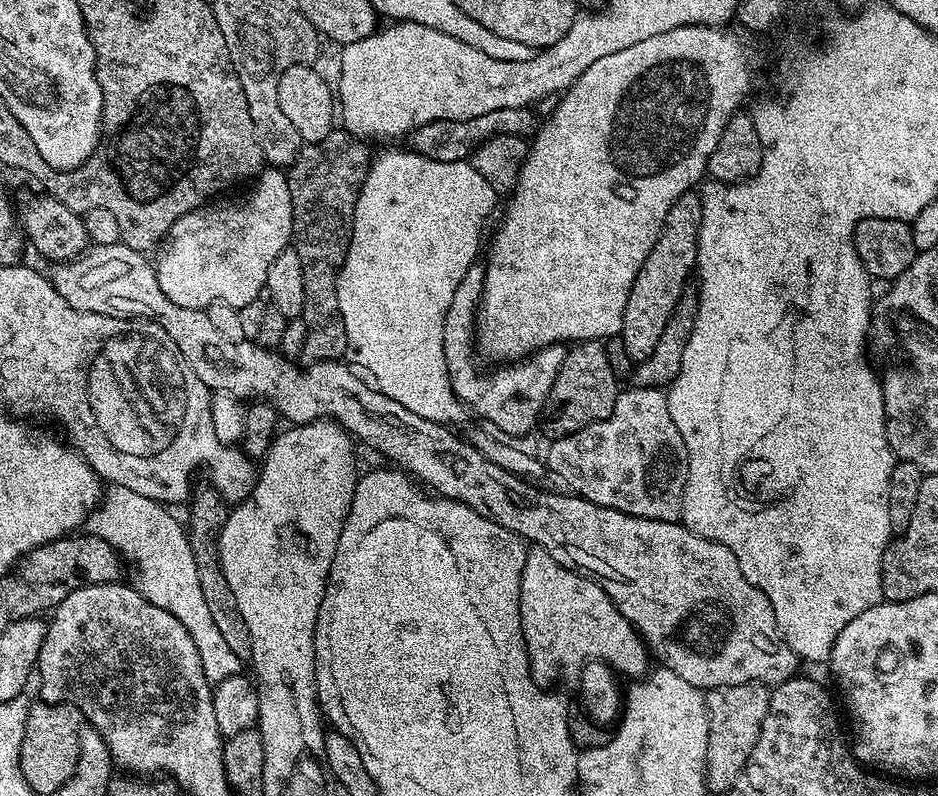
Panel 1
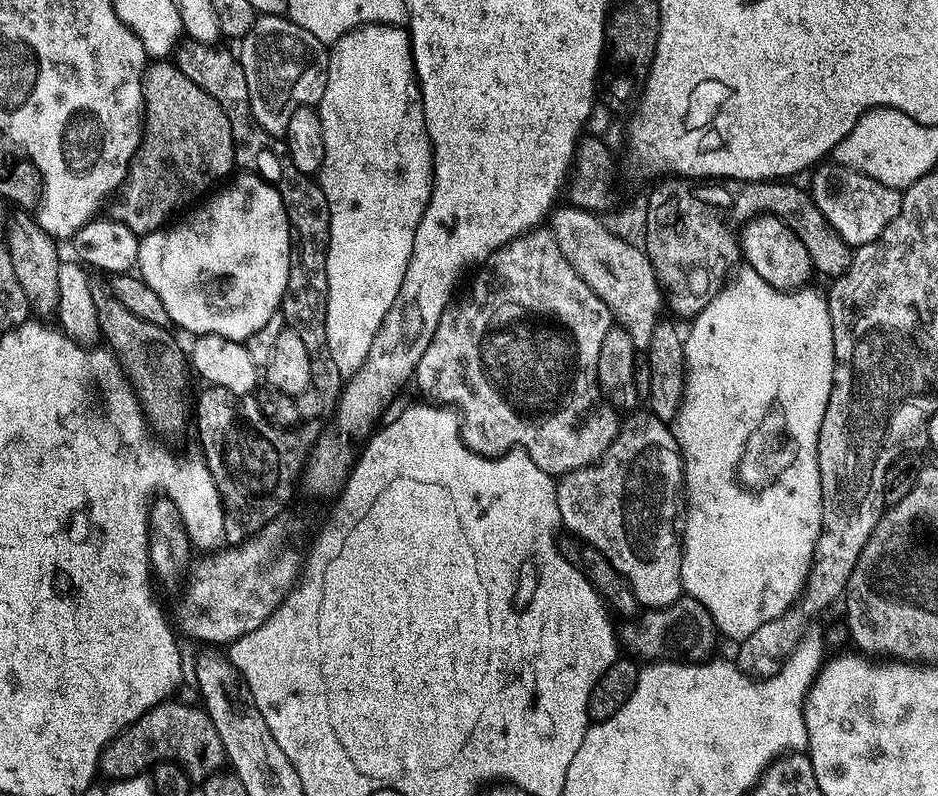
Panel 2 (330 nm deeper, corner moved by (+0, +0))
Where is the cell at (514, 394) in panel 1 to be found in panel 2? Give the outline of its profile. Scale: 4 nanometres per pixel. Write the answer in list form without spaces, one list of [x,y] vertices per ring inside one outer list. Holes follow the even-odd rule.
[[[548,226],[523,232],[518,238],[502,246],[479,265],[476,274],[468,292],[461,291],[448,305],[442,318],[438,318],[438,330],[434,330],[434,338],[430,338],[430,346],[426,346],[426,354],[422,354],[422,362],[418,362],[414,384],[420,387],[420,392],[424,395],[421,397],[441,406],[451,406],[459,412],[460,436],[468,448],[480,453],[481,456],[494,457],[507,452],[509,448],[522,448],[530,454],[530,458],[534,458],[534,462],[538,462],[538,466],[542,466],[542,470],[546,470],[546,474],[550,474],[553,478],[595,464],[600,456],[606,454],[610,442],[614,442],[622,427],[621,417],[616,417],[619,416],[617,409],[608,403],[608,399],[598,386],[598,350],[602,346],[602,338],[606,338],[606,330],[614,327],[612,312],[606,306],[606,302],[582,280],[574,270],[574,266],[566,260],[566,254],[562,254],[562,246],[558,244],[558,238]]]

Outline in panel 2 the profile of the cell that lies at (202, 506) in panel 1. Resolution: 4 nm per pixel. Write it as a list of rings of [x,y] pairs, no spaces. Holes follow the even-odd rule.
[[[100,280],[91,281],[92,298],[94,300],[94,314],[98,318],[100,336],[103,343],[115,352],[124,371],[129,376],[137,396],[144,406],[144,413],[153,425],[160,428],[178,428],[184,422],[184,396],[180,391],[184,388],[184,368],[186,372],[186,352],[180,349],[180,344],[171,335],[169,329],[154,326],[154,322],[146,322],[146,318],[138,318],[138,314],[131,312],[127,306],[122,306],[118,298],[112,293],[111,287]]]

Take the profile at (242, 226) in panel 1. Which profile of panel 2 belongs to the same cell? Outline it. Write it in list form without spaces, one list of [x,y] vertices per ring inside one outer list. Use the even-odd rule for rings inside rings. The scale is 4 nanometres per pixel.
[[[236,174],[233,175],[223,187],[224,186],[225,188],[222,189],[221,192],[213,191],[211,195],[203,201],[205,204],[202,205],[197,212],[190,213],[185,220],[178,221],[179,219],[177,219],[171,226],[157,228],[156,231],[148,232],[145,236],[140,237],[138,275],[140,279],[146,281],[150,286],[150,290],[154,290],[154,294],[158,294],[158,298],[162,298],[162,306],[166,306],[166,314],[170,314],[172,323],[177,329],[179,327],[185,328],[186,331],[192,332],[191,334],[195,334],[196,336],[214,334],[222,338],[247,342],[254,334],[254,330],[262,330],[262,326],[266,326],[266,321],[273,316],[275,312],[280,311],[280,303],[284,297],[286,282],[290,278],[292,239],[290,238],[290,226],[286,218],[284,203],[273,184],[268,184],[261,176],[255,174]]]

